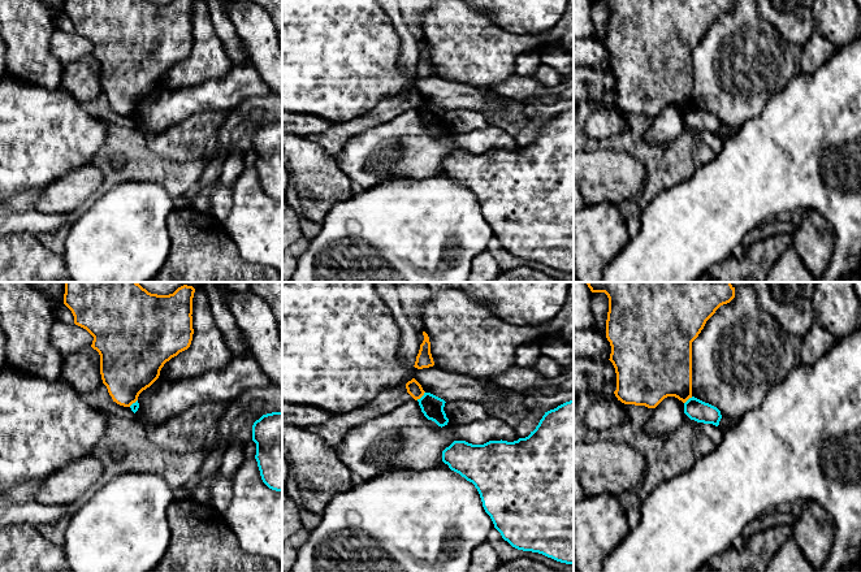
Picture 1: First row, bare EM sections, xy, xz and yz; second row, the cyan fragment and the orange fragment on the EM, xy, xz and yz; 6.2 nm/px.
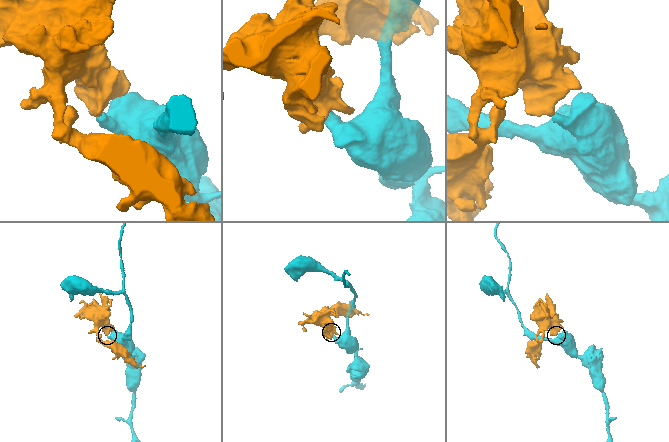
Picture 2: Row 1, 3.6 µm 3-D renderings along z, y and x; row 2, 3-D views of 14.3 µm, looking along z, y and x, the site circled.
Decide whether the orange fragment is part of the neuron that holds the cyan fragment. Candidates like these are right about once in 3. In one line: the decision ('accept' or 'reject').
reject

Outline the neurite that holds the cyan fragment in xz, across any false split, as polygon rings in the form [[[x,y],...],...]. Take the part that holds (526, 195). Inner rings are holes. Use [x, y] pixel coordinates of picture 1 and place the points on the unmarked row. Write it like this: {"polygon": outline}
{"polygon": [[[574,109],[545,121],[525,147],[514,151],[489,150],[484,153],[454,150],[442,160],[442,170],[475,194],[494,237],[512,256],[574,273]]]}

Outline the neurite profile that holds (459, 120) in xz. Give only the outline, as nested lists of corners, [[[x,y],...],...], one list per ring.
[[[446,110],[444,120],[446,122],[446,126],[455,133],[467,133],[489,126],[484,113],[477,110]]]

